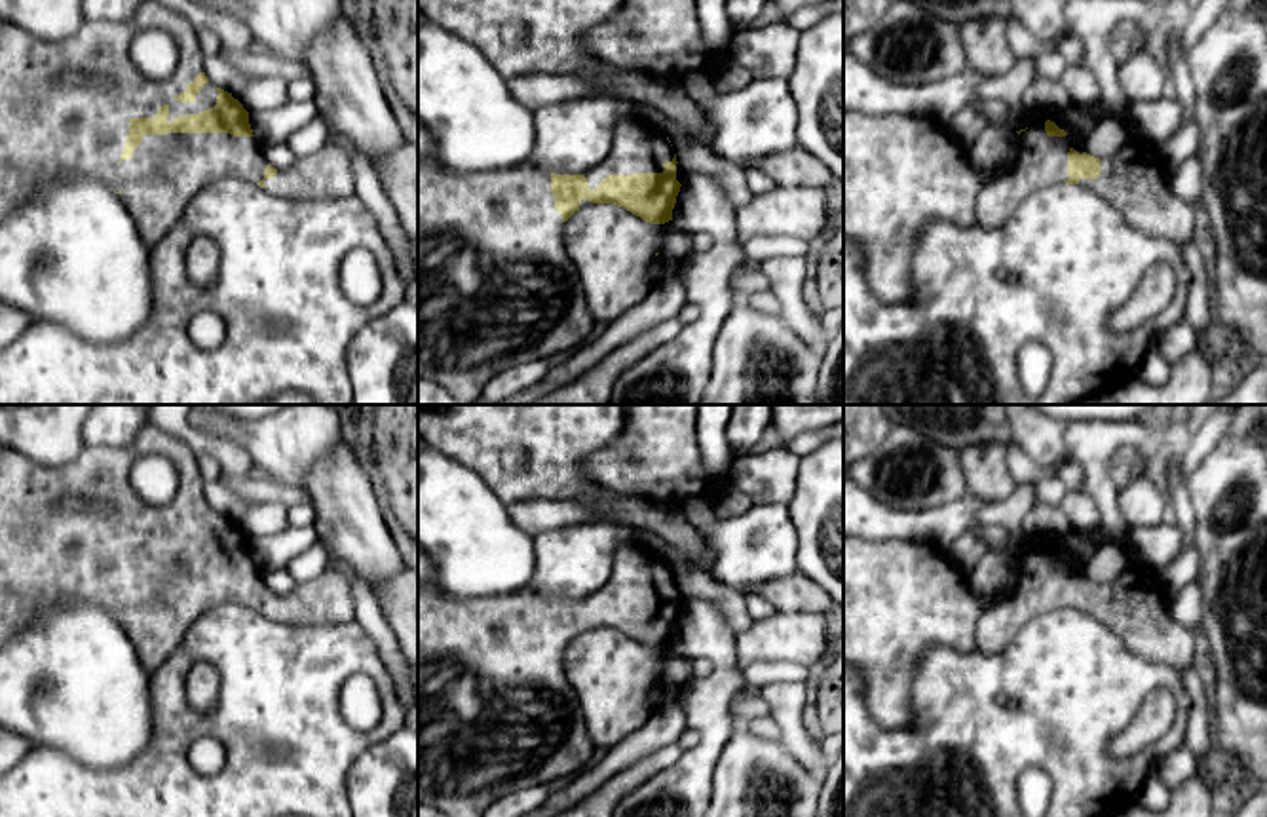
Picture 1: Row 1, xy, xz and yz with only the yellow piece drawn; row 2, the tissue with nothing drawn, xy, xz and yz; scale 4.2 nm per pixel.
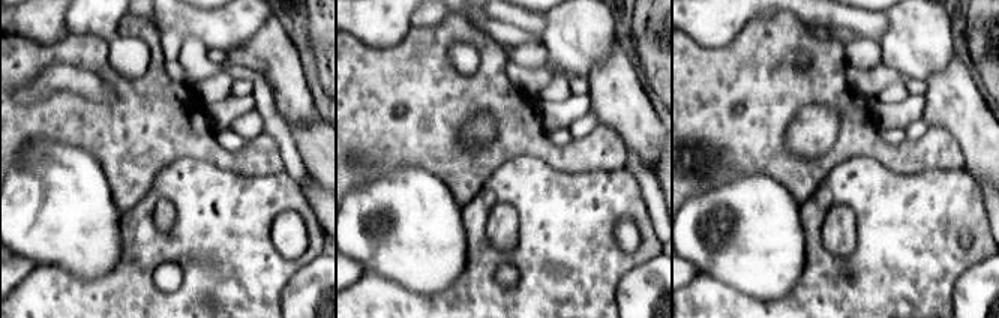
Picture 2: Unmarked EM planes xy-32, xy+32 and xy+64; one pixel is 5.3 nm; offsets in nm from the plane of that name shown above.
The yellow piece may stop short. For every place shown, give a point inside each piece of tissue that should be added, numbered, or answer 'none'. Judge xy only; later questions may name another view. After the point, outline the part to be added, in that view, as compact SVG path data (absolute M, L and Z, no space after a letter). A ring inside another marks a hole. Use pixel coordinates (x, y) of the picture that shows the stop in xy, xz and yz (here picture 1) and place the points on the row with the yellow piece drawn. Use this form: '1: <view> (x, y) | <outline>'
1: xy (48, 128) | M142 0L127 23L112 21L84 21L68 38L40 40L30 32L0 21L0 220L19 201L34 196L44 186L51 184L59 175L84 175L104 182L118 194L122 203L129 209L142 241L156 245L182 217L188 203L205 188L217 184L220 179L237 179L258 186L277 198L296 201L340 200L355 194L355 179L350 156L336 144L327 142L317 152L298 158L293 167L277 169L274 179L264 177L268 165L264 146L256 137L234 137L230 133L167 133L144 135L129 160L120 160L129 135L131 118L154 118L158 108L167 104L173 122L184 114L199 114L217 104L217 87L209 82L196 93L194 103L180 103L180 95L194 78L203 72L205 53L201 49L198 30L192 23L163 6L158 0ZM158 28L169 32L179 46L179 66L167 80L150 80L133 63L129 48L137 30ZM66 72L85 72L97 76L99 84L66 84Z

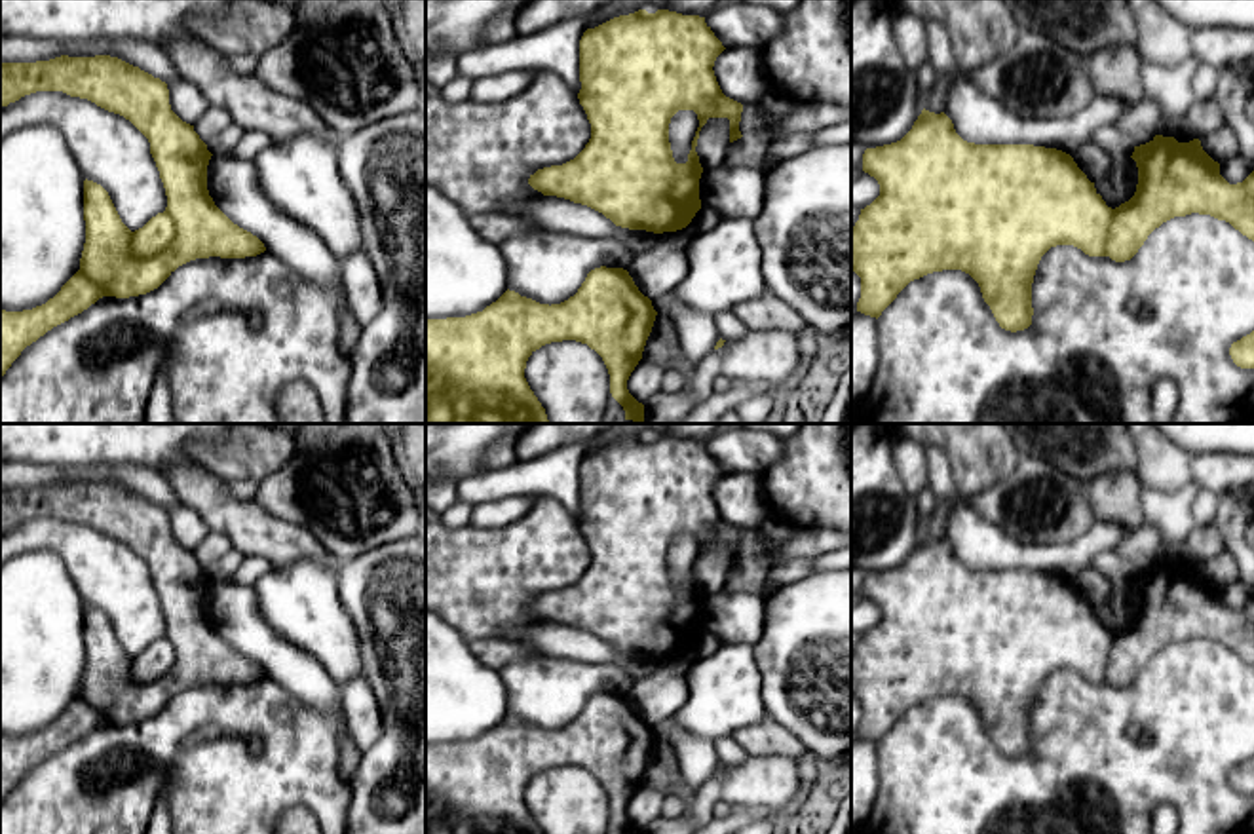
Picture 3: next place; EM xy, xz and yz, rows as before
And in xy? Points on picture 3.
none

